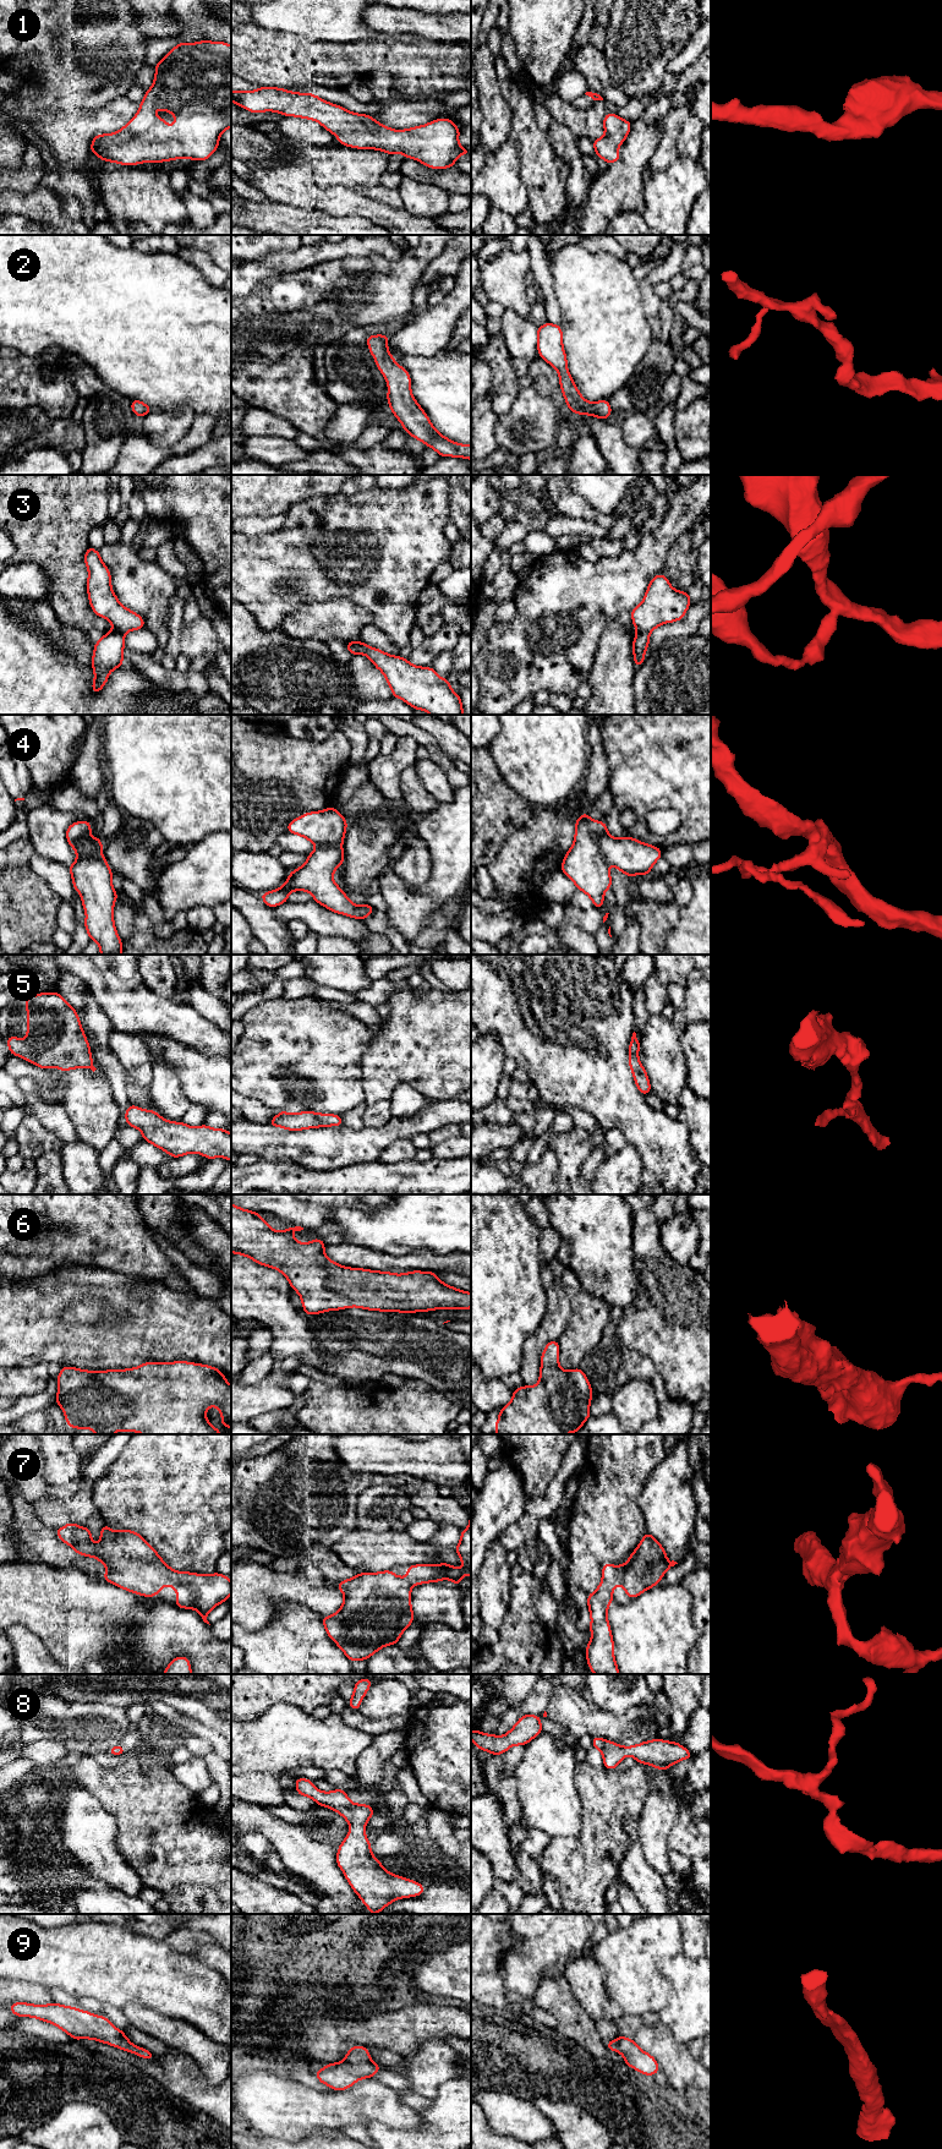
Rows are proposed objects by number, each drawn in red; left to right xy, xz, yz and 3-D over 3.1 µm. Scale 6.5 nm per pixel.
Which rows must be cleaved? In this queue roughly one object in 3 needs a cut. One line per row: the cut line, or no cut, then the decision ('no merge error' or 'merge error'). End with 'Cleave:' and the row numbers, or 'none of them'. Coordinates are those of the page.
1: cut none; no merge error
2: cut none; no merge error
3: cut yz (637, 632), (649, 634); merge error
4: cut xy (75, 842), (75, 846), (85, 853), (100, 852); merge error
5: cut none; no merge error
6: cut none; no merge error
7: cut none; no merge error
8: cut none; no merge error
9: cut none; no merge error
Cleave: 3, 4

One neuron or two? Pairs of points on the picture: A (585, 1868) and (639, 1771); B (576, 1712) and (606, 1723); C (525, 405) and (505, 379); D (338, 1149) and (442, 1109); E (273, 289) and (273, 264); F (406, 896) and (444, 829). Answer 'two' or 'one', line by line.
A: one
B: one
C: two
D: one
E: two
F: one

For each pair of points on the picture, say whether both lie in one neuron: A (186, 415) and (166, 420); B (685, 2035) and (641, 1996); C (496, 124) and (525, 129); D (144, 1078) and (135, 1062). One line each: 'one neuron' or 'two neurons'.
A: one neuron
B: two neurons
C: two neurons
D: one neuron

